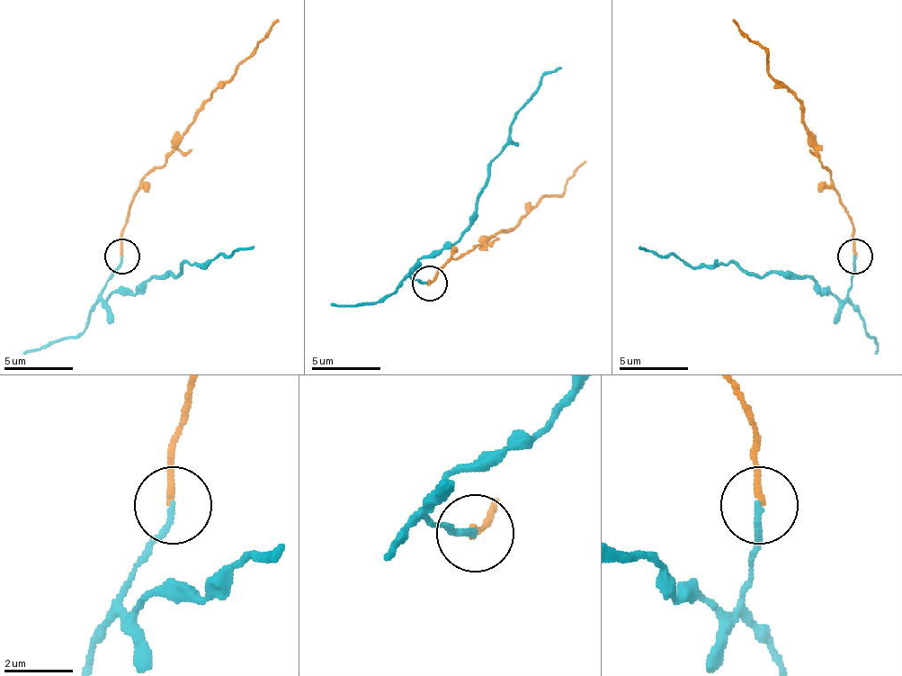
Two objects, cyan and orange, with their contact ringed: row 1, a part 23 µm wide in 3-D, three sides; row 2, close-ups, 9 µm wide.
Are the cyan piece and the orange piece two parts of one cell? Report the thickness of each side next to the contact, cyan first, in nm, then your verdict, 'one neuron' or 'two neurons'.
170/180 nm | two neurons

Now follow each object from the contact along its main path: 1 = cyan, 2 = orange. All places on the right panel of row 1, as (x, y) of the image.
1: (853, 257), (851, 288), (836, 299), (806, 278), (750, 274), (733, 264), (687, 267), (677, 257), (638, 247)
2: (853, 254), (853, 226), (819, 163), (816, 139), (802, 121), (802, 104), (767, 69), (760, 49), (733, 18)

